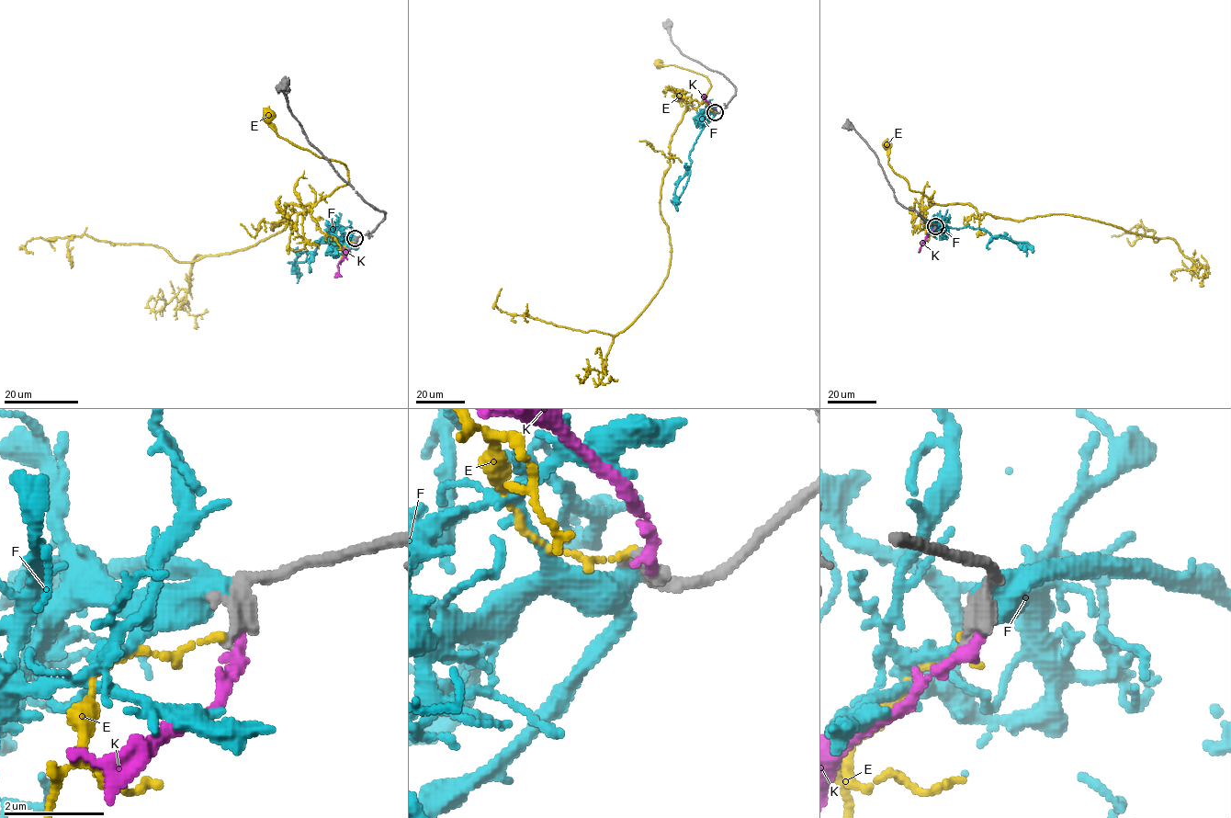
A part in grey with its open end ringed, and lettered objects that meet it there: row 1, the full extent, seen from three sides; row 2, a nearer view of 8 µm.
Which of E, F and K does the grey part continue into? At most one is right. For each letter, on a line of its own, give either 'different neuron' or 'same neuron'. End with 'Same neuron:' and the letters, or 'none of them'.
E: different neuron
F: same neuron
K: different neuron
Same neuron: F

